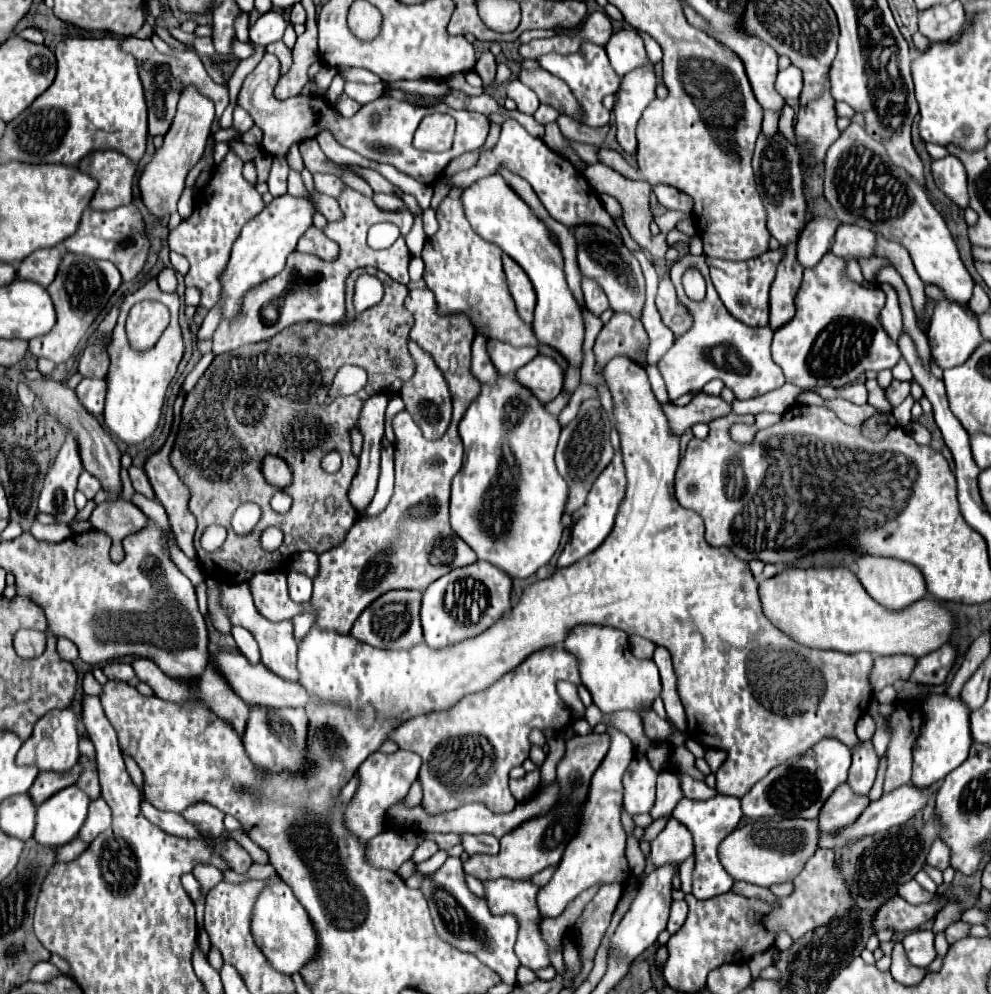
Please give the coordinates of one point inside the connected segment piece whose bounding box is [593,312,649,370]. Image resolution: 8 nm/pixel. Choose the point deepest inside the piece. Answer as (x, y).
(624, 334)

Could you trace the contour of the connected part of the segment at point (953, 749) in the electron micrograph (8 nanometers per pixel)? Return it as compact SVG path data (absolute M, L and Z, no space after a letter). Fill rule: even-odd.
M931 694L925 702L923 702L923 730L915 742L913 748L913 784L915 786L931 786L939 780L943 780L951 770L955 770L957 766L961 766L967 756L969 756L969 748L973 744L971 740L971 728L969 728L969 706L957 696L951 698L949 694Z

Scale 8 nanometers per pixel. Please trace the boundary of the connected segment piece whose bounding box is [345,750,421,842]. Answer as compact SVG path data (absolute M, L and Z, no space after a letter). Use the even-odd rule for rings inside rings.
M397 750L395 754L371 754L357 770L359 774L359 790L355 794L355 798L351 800L349 808L345 810L345 824L347 828L357 834L357 838L361 838L363 842L377 836L379 832L383 832L383 822L385 822L385 814L387 808L393 806L395 802L401 802L411 784L417 780L417 772L421 768L421 758L415 752L407 752L407 750Z

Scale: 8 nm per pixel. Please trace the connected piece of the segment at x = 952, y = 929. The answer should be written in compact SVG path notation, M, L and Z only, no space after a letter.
M953 922L945 930L945 938L947 938L949 944L953 944L953 942L961 940L963 936L967 936L967 930L969 930L969 924L965 924L965 922Z

